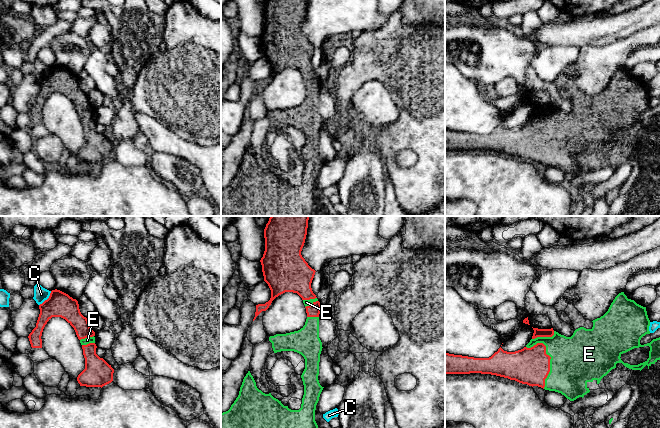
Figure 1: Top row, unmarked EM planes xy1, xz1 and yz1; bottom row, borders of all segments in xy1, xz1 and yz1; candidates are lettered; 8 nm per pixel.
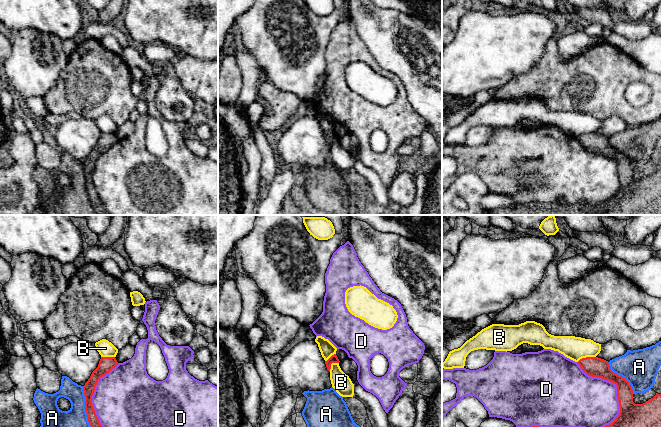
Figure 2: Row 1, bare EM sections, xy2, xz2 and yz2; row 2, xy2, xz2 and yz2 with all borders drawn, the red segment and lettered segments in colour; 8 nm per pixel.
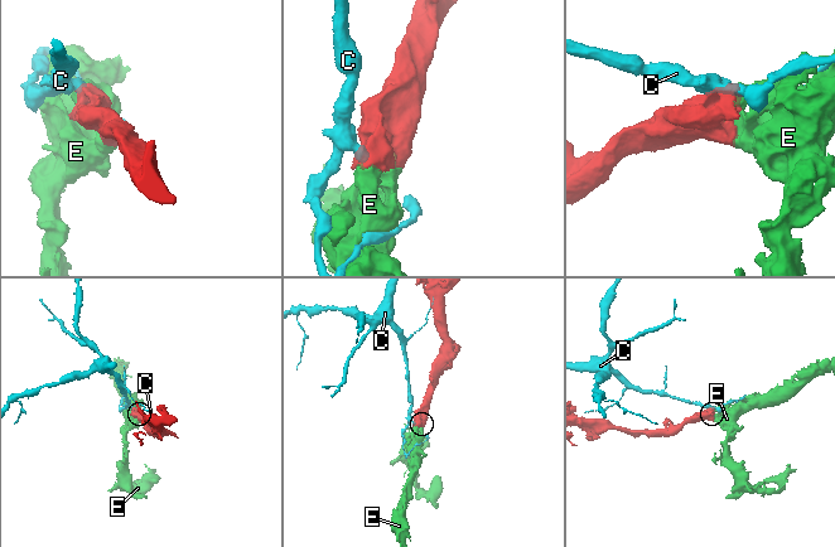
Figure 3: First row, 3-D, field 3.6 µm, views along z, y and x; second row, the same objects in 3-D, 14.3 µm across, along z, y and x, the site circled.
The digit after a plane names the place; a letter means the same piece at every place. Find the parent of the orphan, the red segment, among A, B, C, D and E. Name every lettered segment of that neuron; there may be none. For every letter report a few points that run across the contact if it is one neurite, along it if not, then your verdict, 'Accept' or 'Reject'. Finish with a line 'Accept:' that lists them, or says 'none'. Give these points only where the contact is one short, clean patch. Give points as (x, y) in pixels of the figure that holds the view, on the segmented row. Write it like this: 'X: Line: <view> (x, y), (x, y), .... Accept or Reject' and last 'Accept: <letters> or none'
A: Reject
B: Line: yz2 (595, 356), (582, 357), (577, 362). Reject
C: Reject
D: Reject
E: Accept
Accept: E

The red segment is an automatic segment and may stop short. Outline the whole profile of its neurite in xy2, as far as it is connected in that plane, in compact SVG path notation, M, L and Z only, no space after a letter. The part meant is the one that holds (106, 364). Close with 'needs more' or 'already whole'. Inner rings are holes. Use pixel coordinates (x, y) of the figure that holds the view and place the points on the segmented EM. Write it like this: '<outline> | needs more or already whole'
M101 357L98 367L92 372L90 378L83 386L85 411L91 427L102 427L92 404L92 396L94 394L95 387L100 378L108 374L117 365L118 362L115 357Z | already whole

